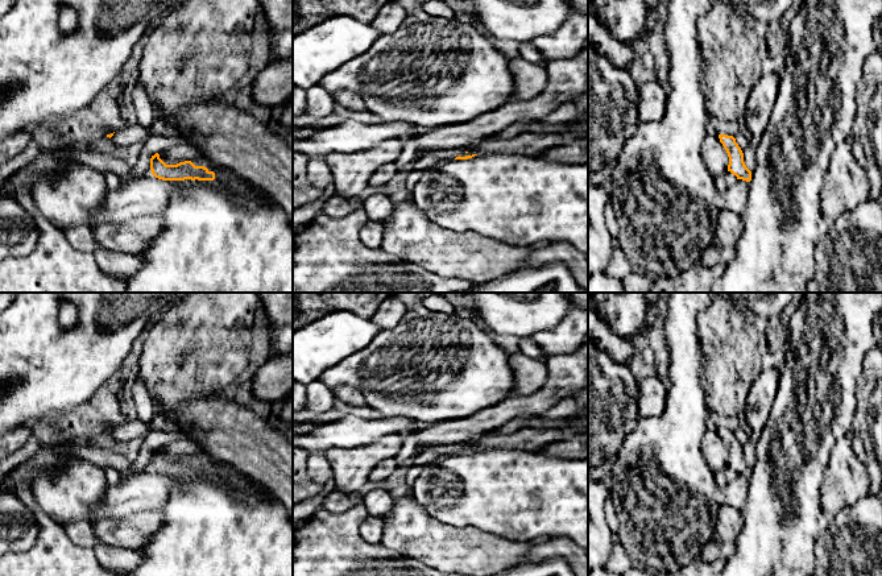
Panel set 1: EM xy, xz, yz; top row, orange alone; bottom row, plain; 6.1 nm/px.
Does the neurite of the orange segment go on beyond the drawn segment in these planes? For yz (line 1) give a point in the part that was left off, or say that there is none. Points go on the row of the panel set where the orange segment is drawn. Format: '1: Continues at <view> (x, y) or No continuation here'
1: No continuation here

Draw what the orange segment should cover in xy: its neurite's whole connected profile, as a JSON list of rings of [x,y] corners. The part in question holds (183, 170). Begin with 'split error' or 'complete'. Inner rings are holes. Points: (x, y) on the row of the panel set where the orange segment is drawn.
split error | [[[156,153],[150,158],[150,170],[156,178],[162,181],[175,183],[190,183],[195,179],[210,181],[214,185],[224,185],[235,192],[257,192],[265,196],[262,191],[249,185],[233,171],[212,165],[210,159],[204,157],[177,165],[166,165],[160,158],[160,154]]]

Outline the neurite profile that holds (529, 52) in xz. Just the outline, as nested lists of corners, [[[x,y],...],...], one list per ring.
[[[522,42],[519,45],[519,57],[531,63],[546,63],[543,54],[533,42]]]

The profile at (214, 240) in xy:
[[[192,181],[179,183],[161,215],[162,231],[153,243],[142,250],[145,265],[127,279],[125,293],[293,293],[293,223],[278,206],[265,206],[265,196],[257,192],[235,192],[224,185],[214,185],[210,181]]]

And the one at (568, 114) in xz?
[[[588,94],[575,101],[563,104],[542,121],[548,125],[572,125],[588,116]]]

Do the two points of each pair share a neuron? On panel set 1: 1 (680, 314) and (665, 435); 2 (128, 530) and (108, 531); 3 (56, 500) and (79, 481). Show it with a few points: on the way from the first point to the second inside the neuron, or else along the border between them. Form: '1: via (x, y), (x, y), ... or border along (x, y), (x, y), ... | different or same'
1: via (683, 344), (683, 405) | same
2: via (123, 530), (114, 530) | same
3: via (61, 494), (74, 487) | same

